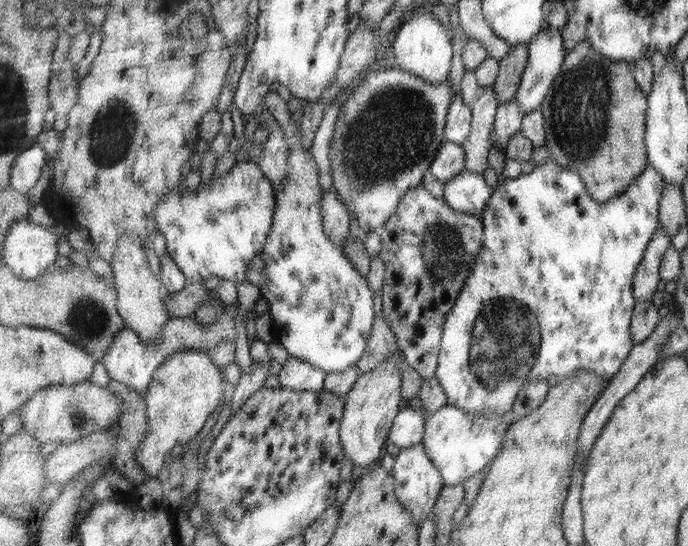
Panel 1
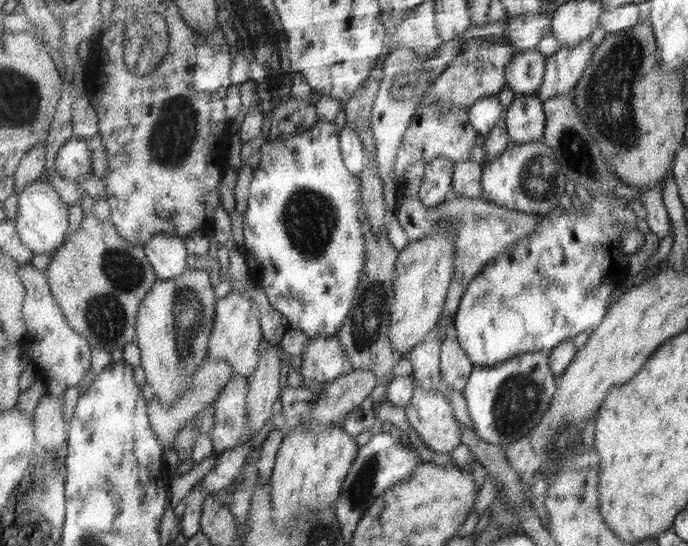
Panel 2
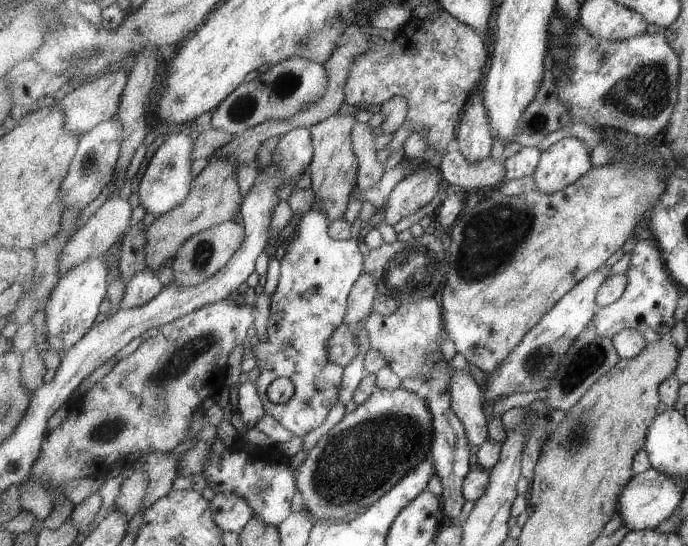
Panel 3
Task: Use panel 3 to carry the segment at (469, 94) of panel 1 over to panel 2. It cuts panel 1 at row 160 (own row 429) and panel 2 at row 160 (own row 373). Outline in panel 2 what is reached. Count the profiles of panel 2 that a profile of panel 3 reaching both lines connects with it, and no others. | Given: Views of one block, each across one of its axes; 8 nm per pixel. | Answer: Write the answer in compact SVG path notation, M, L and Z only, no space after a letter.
M423 101L413 115L411 124L405 133L395 159L395 174L397 174L398 188L402 192L402 181L405 179L407 168L415 162L431 162L434 158L449 158L455 163L469 161L471 150L475 146L478 130L471 125L468 109L455 107L447 111L441 101Z

